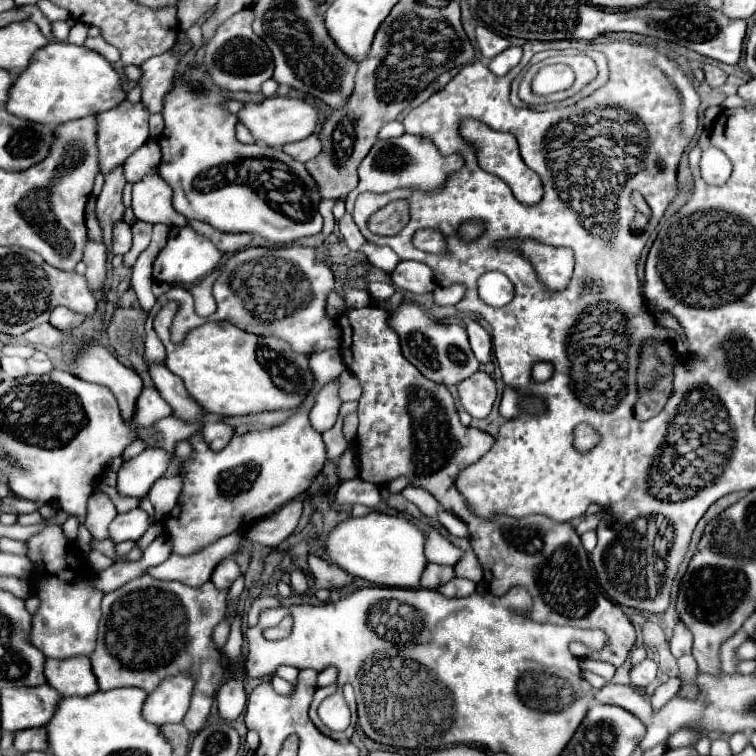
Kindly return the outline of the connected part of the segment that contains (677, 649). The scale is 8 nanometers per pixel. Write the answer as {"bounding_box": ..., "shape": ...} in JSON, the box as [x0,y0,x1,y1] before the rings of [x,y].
{"bounding_box":[670,623,692,659],"shape":[[[678,623],[674,629],[674,637],[670,639],[670,651],[676,659],[680,659],[682,655],[692,651],[692,635],[682,623]]]}

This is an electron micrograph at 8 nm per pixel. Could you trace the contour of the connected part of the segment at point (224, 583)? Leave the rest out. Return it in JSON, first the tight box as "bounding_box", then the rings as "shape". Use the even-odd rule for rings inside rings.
{"bounding_box":[210,559,242,589],"shape":[[[224,559],[224,561],[220,561],[220,563],[216,565],[210,581],[212,581],[218,589],[226,589],[226,587],[232,585],[232,581],[234,581],[240,573],[242,573],[242,571],[240,571],[240,567],[236,565],[234,559]]]}

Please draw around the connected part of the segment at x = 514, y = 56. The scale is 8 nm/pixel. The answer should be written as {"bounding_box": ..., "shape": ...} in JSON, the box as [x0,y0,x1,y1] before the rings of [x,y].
{"bounding_box":[488,47,522,75],"shape":[[[508,47],[506,51],[502,51],[500,55],[496,55],[488,63],[488,69],[494,75],[506,75],[510,69],[514,69],[520,63],[520,57],[522,57],[522,47]]]}

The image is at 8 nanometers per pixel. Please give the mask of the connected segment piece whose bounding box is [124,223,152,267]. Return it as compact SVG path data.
M134 223L132 231L134 231L134 243L132 243L132 249L124 255L126 267L132 267L132 263L140 255L140 251L144 251L148 247L148 239L152 235L152 225L150 223Z

